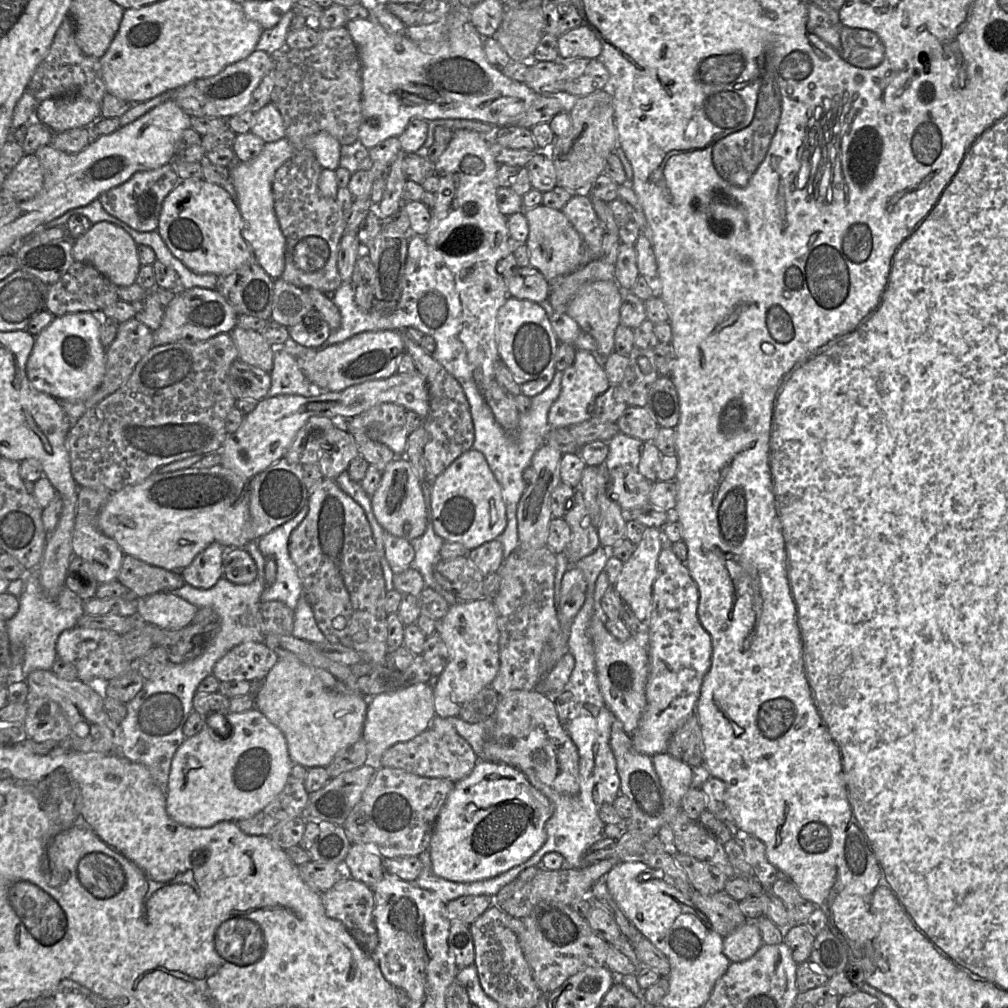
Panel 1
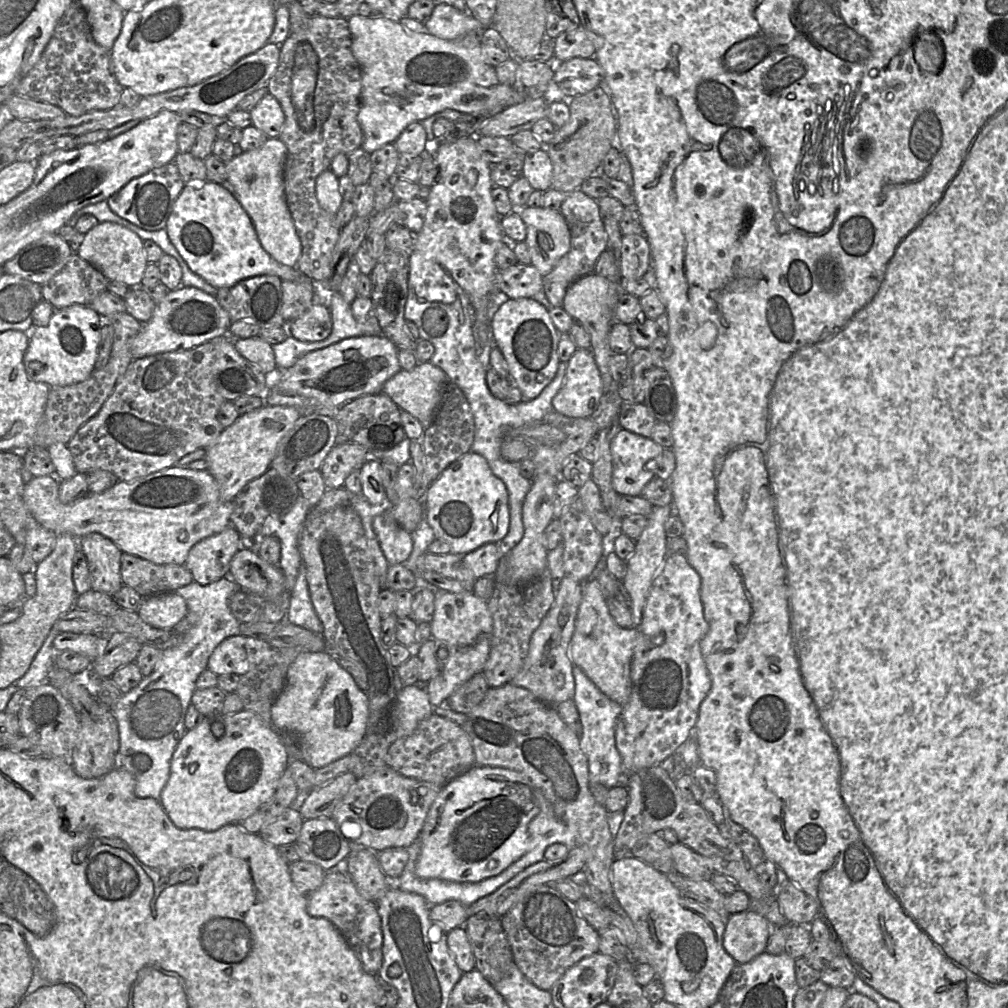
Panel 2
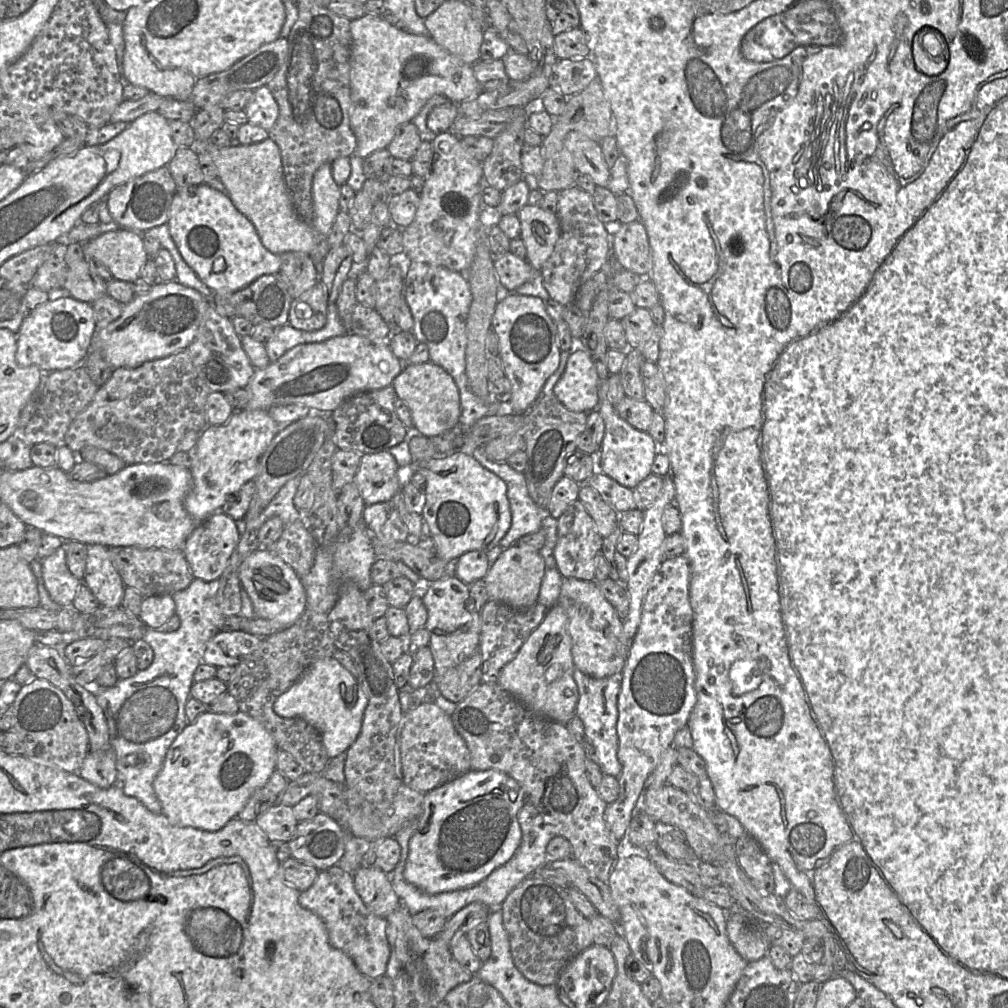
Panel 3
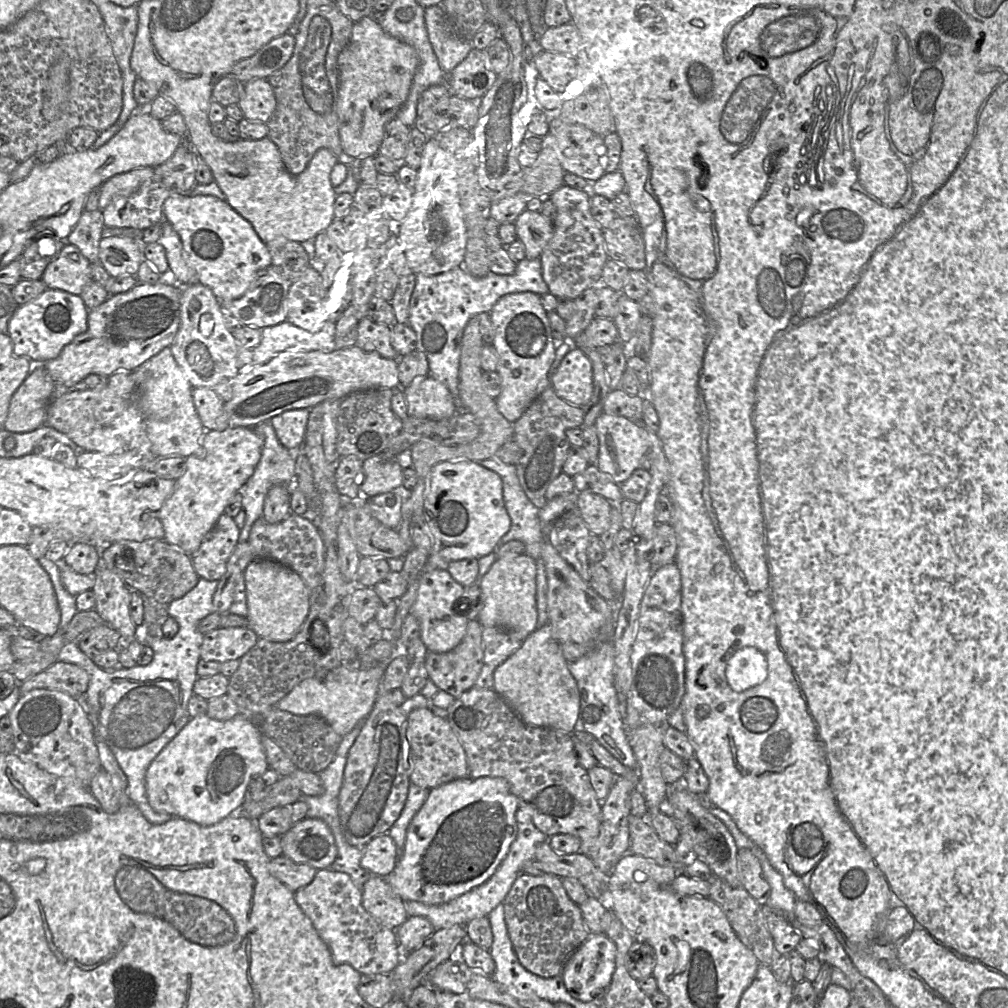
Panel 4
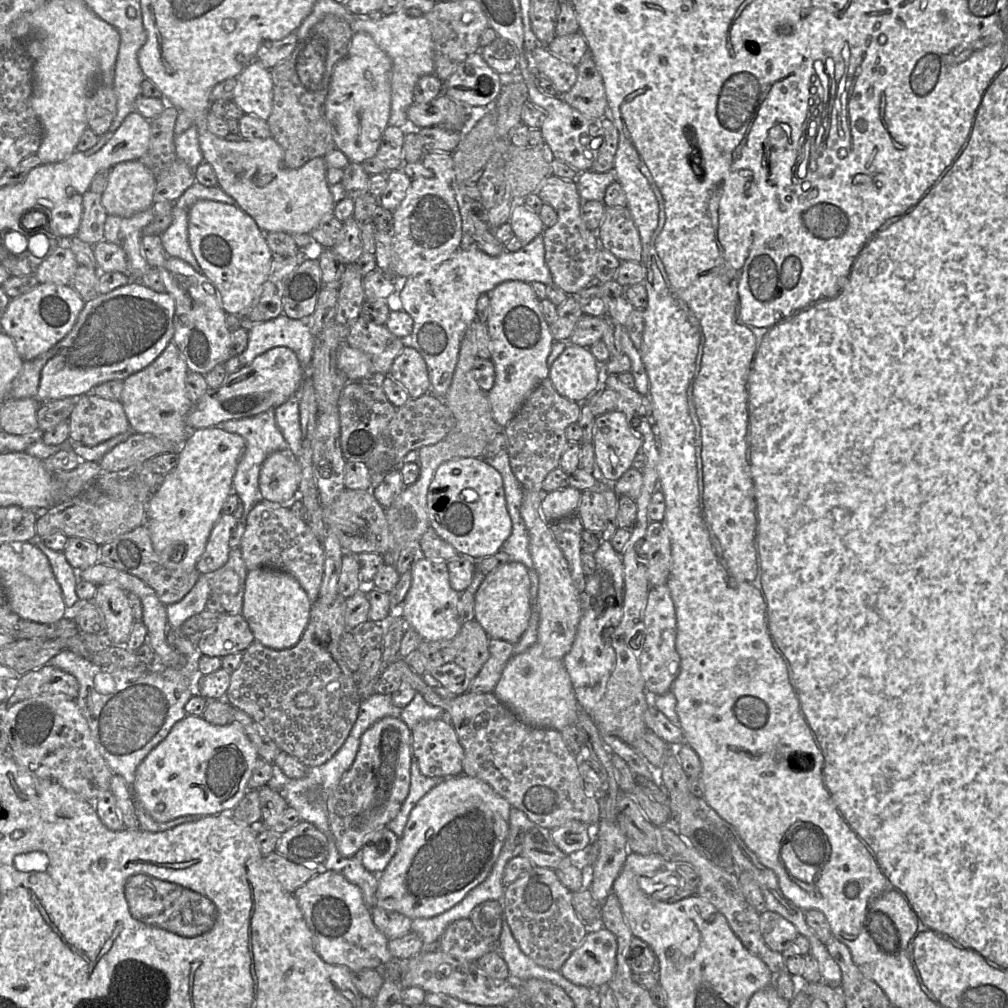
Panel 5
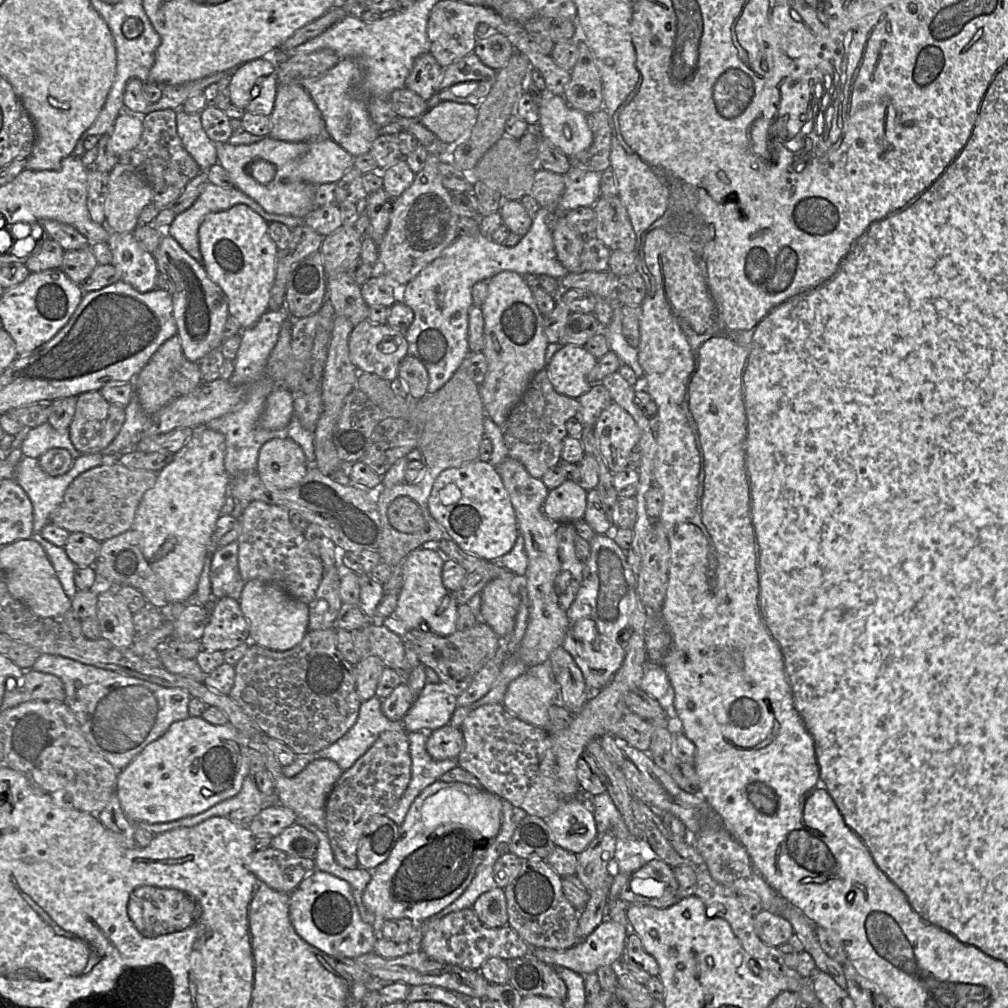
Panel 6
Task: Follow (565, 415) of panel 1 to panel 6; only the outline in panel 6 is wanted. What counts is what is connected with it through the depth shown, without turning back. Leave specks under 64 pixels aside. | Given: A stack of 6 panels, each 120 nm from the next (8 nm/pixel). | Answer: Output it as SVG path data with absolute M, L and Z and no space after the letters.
M563 345L546 366L548 378L559 394L579 398L594 384L592 371L597 362L584 346Z

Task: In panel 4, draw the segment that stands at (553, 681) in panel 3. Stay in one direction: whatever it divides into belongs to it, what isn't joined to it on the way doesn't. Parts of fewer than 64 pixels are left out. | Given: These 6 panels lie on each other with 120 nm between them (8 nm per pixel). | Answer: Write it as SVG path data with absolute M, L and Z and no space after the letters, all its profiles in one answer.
M547 623L532 632L521 646L496 668L493 689L527 725L573 734L579 718L580 693L568 663Z

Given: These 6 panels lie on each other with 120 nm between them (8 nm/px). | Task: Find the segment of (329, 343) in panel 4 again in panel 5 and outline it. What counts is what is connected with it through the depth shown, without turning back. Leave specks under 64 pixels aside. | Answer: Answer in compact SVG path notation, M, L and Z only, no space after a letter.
M281 313L277 317L251 323L248 329L248 344L238 355L242 366L248 366L253 360L268 350L284 346L297 356L303 376L311 377L311 360L315 344L312 334L312 315L293 319Z

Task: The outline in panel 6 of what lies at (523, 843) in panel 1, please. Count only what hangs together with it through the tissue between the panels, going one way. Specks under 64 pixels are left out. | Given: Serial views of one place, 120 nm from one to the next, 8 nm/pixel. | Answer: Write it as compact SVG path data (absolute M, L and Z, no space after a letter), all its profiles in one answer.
M436 781L411 804L388 858L371 871L363 905L377 920L408 918L414 925L456 900L468 887L502 826L502 800L485 789Z

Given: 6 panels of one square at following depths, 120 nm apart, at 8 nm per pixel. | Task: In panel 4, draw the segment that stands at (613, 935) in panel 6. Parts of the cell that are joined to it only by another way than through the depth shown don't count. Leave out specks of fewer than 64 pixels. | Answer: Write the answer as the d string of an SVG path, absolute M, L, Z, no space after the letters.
M590 934L567 960L561 976L569 994L583 1002L603 1002L616 968L616 945L605 934Z

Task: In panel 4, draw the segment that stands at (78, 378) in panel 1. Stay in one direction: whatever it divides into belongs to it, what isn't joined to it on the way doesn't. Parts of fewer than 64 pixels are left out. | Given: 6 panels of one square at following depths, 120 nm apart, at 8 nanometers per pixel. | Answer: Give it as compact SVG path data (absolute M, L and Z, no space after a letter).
M50 288L35 299L19 305L8 322L8 335L13 342L15 355L28 358L34 365L57 358L67 344L87 330L88 310L81 296Z

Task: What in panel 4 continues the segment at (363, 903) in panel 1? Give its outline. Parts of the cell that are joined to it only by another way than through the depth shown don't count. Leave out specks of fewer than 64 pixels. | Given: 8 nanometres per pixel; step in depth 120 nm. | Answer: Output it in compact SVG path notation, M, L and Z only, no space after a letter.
M330 868L317 870L313 880L294 892L297 905L328 946L335 964L349 964L360 974L389 974L402 957L395 930L373 918L362 905L362 893L350 876Z

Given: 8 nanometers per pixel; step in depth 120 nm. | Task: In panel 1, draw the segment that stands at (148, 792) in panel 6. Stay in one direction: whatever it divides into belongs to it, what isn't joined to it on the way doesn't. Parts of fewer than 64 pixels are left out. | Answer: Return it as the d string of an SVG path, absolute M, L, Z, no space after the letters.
M253 707L252 709L245 712L229 712L224 715L224 717L226 723L223 723L224 732L222 735L217 735L216 732L210 727L209 723L203 723L202 729L197 734L184 739L172 758L166 787L166 812L172 820L183 826L191 828L207 828L221 821L239 822L249 819L262 811L270 802L275 799L275 797L284 788L291 772L293 762L291 761L288 754L285 736L258 709Z

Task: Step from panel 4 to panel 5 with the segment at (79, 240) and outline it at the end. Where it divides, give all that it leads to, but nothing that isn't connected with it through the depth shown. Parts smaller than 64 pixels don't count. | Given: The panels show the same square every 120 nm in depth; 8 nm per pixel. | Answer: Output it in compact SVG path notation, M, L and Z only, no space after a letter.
M88 189L83 197L83 215L76 236L92 246L104 240L107 216L107 211L102 204L102 194Z

